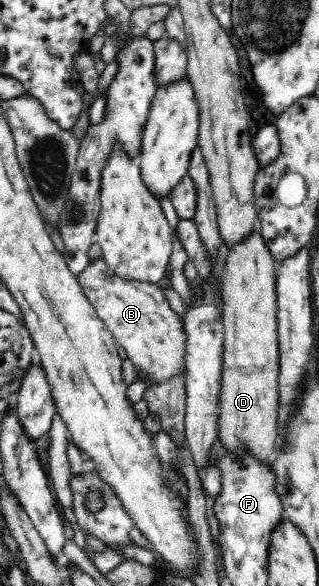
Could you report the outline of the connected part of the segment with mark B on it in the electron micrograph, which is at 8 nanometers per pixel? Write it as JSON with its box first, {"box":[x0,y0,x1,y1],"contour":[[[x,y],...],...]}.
{"box":[76,257,185,382],"contour":[[[103,257],[88,261],[86,267],[76,274],[76,279],[106,329],[111,331],[118,346],[126,350],[135,372],[145,372],[155,382],[175,373],[185,373],[183,324],[169,308],[157,283],[121,277],[109,269]]]}

